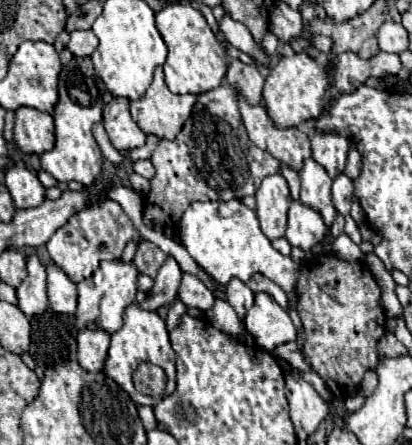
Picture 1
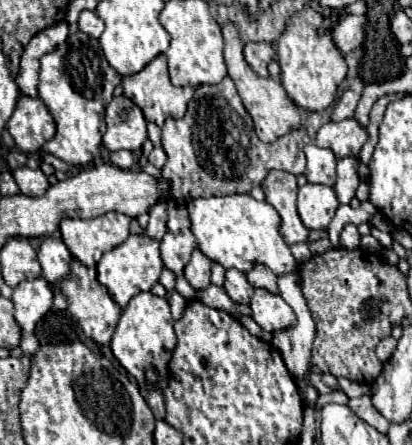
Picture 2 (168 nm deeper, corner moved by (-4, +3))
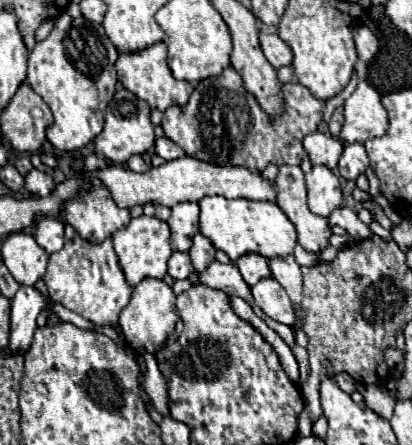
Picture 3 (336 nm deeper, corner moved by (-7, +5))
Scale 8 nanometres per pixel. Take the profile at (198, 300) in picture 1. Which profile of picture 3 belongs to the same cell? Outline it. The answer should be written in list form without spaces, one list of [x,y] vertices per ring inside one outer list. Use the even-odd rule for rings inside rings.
[[[196,234],[194,238],[194,244],[190,248],[190,260],[192,260],[192,266],[198,274],[202,274],[214,260],[214,254],[216,254],[216,248],[212,246],[212,242],[208,242],[208,238],[204,238],[202,234]]]

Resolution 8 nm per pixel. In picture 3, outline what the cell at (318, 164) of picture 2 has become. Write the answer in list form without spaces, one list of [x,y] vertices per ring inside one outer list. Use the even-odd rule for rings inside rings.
[[[314,132],[304,138],[304,148],[310,156],[312,166],[326,166],[330,170],[336,170],[338,158],[340,158],[344,146],[332,136],[326,136],[322,132]]]

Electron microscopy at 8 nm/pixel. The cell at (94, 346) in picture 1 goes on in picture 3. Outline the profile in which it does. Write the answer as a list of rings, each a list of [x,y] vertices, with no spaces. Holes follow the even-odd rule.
[[[66,224],[66,242],[64,248],[56,254],[50,254],[48,272],[44,276],[44,284],[48,288],[48,296],[52,302],[66,306],[68,310],[80,314],[96,326],[114,326],[118,324],[118,316],[122,308],[130,302],[132,288],[124,282],[124,274],[120,270],[116,252],[112,248],[110,238],[100,246],[84,242],[72,226]]]

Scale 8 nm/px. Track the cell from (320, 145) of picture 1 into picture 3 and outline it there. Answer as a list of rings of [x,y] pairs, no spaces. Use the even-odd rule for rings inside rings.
[[[360,82],[352,96],[344,102],[344,124],[340,140],[346,144],[366,142],[376,136],[384,136],[388,128],[388,116],[380,102],[380,94],[368,84]]]

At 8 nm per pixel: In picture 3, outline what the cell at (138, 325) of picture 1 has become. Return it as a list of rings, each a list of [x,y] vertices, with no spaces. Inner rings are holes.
[[[146,278],[132,290],[130,304],[120,312],[120,330],[124,334],[126,344],[140,352],[146,350],[148,354],[156,354],[164,342],[174,334],[174,324],[178,320],[176,314],[176,296],[170,286],[166,286],[162,280]]]

